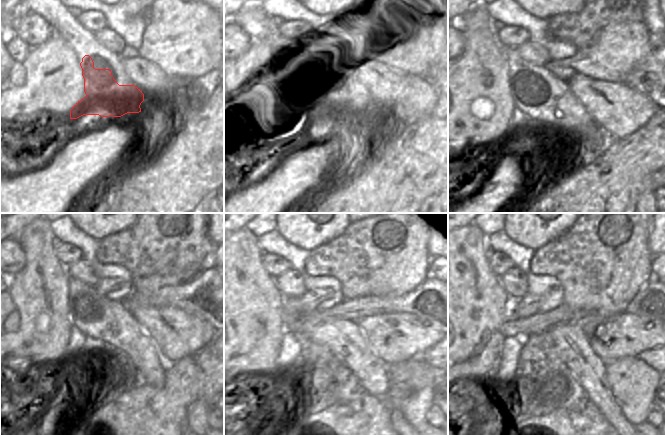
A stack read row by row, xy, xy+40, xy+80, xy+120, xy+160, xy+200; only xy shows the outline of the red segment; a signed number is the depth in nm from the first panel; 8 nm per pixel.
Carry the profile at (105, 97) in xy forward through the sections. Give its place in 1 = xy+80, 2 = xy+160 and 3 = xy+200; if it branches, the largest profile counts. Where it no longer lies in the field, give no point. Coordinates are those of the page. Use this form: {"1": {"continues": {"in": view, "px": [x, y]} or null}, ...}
{"1": {"continues": {"in": "xy+80", "px": [542, 99]}}, "2": {"continues": {"in": "xy+160", "px": [343, 337]}}, "3": {"continues": {"in": "xy+200", "px": [574, 349]}}}

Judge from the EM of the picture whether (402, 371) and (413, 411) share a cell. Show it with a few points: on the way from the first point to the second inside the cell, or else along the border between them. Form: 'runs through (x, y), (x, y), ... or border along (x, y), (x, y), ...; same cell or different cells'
runs through (412, 381), (417, 386), (417, 401); same cell

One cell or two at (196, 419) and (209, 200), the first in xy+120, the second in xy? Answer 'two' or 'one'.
one

